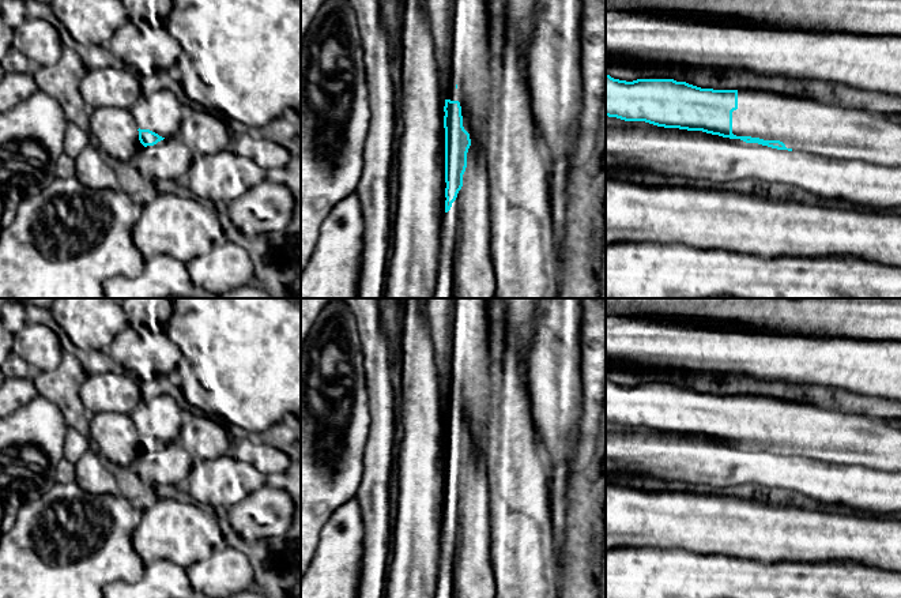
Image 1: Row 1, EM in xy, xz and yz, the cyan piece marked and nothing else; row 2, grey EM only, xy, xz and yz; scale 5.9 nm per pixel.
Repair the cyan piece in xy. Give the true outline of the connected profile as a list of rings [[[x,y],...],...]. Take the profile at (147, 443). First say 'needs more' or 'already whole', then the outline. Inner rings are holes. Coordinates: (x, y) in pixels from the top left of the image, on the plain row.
needs more; [[[169,395],[139,402],[131,418],[139,433],[140,448],[147,452],[177,441],[184,417],[181,407]]]

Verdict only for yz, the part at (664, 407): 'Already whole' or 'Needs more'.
Needs more

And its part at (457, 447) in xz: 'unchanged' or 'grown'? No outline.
grown

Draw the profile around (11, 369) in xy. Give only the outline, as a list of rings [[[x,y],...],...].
[[[12,351],[10,353],[7,361],[0,368],[7,379],[29,377],[31,373],[30,365]]]

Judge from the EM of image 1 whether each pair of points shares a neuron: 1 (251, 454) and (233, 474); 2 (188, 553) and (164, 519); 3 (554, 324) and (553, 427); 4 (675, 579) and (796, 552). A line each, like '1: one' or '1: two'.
1: two
2: one
3: one
4: two

